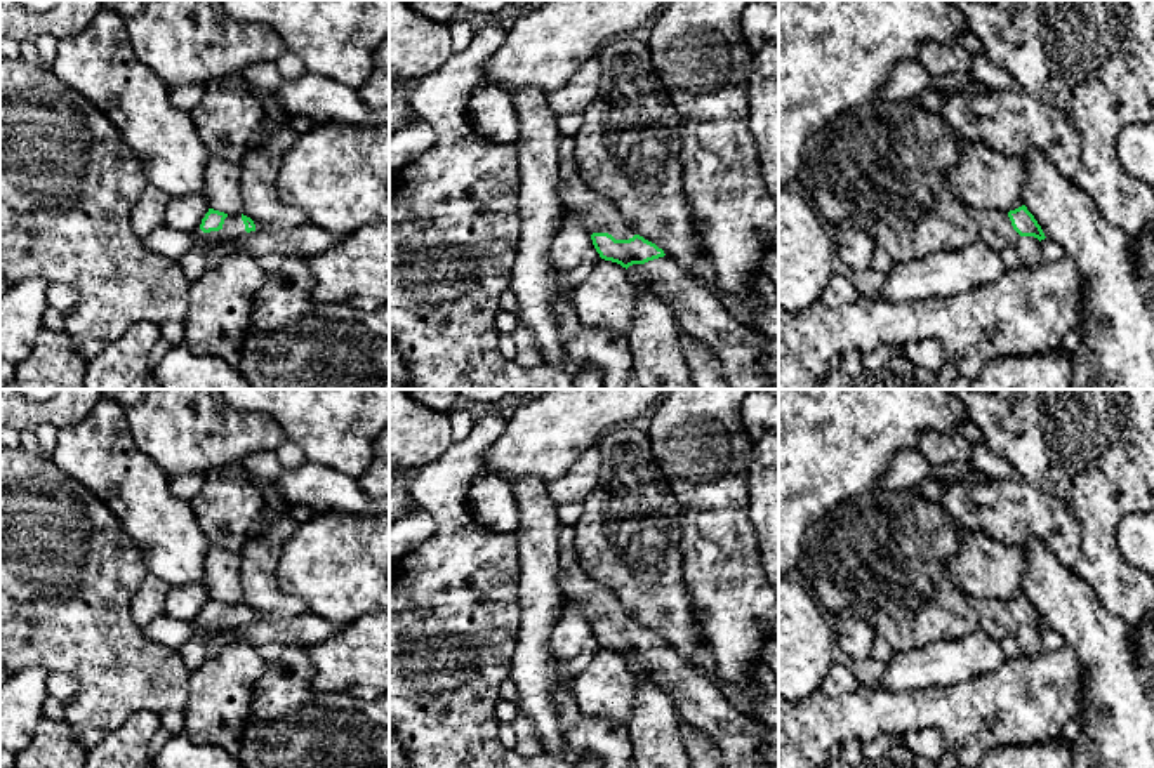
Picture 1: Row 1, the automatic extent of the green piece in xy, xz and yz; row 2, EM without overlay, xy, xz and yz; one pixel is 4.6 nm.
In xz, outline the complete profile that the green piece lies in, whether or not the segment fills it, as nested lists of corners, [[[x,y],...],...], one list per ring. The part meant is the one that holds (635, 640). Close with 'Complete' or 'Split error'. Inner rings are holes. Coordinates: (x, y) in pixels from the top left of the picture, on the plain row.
[[[560,525],[556,539],[561,594],[582,606],[600,646],[626,657],[629,665],[669,693],[678,719],[711,737],[725,768],[772,768],[779,763],[779,730],[740,712],[713,679],[636,624],[612,591],[586,575],[574,546],[574,526]]]. Split error

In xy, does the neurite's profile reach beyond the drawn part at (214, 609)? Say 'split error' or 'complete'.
split error

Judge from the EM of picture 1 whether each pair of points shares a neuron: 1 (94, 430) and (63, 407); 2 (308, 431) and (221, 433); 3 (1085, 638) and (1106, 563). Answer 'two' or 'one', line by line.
1: two
2: two
3: two

